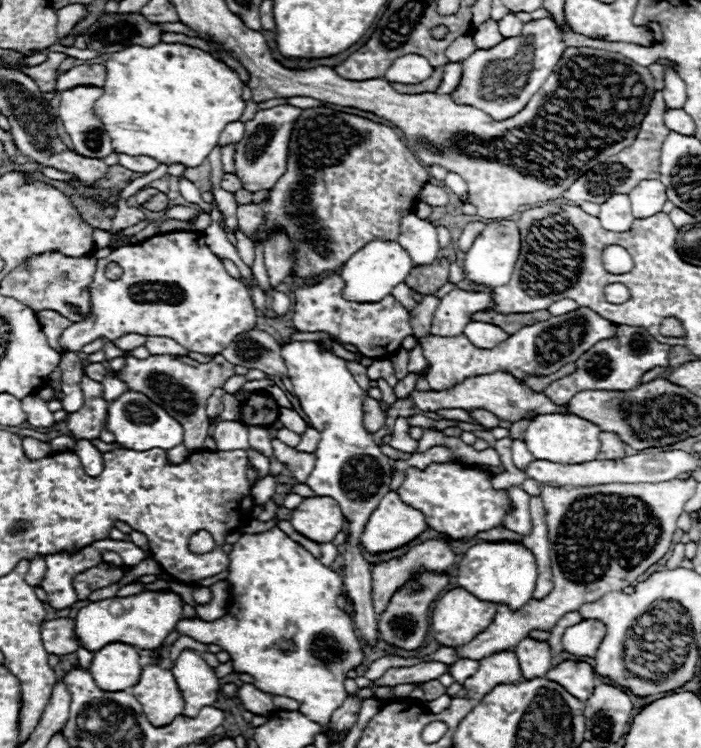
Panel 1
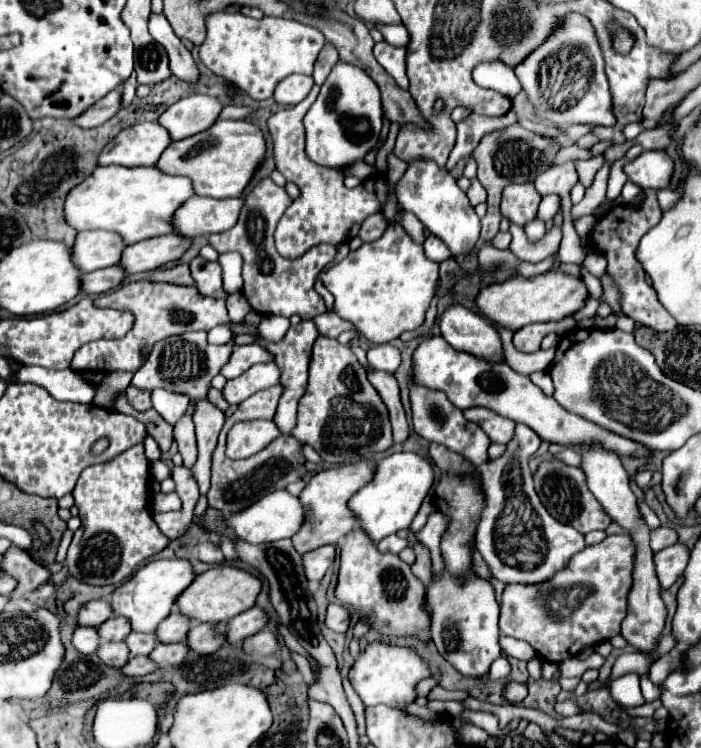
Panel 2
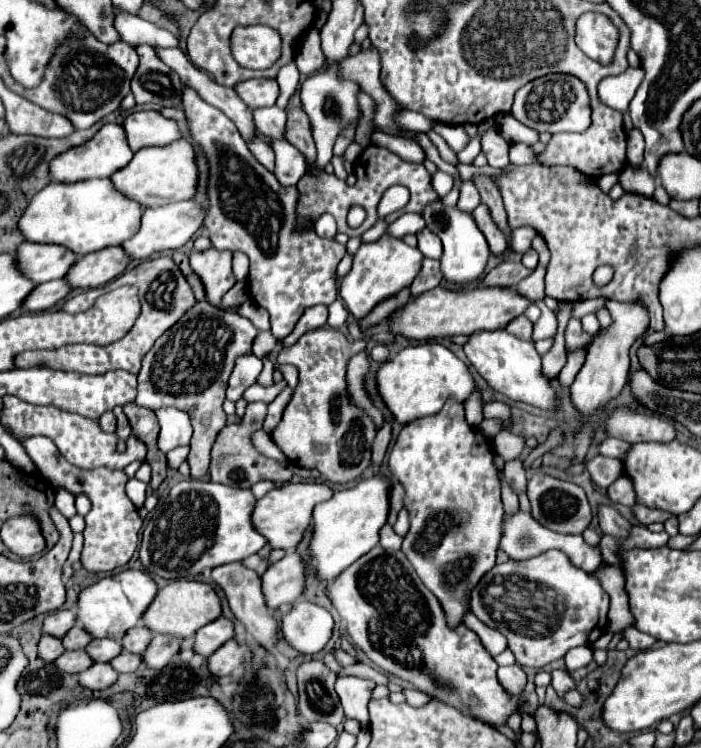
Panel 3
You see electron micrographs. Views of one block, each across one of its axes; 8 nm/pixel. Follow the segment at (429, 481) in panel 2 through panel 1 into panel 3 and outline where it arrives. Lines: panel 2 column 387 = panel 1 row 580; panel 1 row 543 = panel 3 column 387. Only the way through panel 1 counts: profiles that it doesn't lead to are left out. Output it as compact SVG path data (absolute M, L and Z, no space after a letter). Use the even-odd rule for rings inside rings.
M372 476L358 482L354 488L336 492L330 500L314 508L314 532L308 552L314 560L314 572L318 580L336 580L342 570L346 570L378 544L378 530L388 518L388 484L390 482L386 478Z

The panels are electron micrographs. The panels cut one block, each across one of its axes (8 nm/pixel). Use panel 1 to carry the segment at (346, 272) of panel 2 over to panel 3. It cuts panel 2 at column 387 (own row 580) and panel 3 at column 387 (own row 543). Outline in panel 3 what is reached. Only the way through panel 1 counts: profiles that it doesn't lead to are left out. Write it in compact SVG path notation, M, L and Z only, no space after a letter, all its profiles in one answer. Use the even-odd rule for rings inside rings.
M382 236L378 242L361 244L354 255L350 274L342 278L338 290L348 312L352 312L356 318L364 318L380 302L380 298L384 300L396 294L400 288L410 286L420 270L422 258L424 256L420 254L418 248L410 248L402 240L392 236Z

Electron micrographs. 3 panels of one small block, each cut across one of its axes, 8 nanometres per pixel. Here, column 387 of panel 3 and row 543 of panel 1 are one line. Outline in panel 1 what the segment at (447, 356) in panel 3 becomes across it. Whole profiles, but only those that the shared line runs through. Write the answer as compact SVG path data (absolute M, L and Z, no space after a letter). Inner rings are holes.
M388 492L378 504L378 510L366 522L366 530L360 538L362 546L372 552L386 552L400 548L414 540L420 532L428 528L420 510L404 504L398 492Z

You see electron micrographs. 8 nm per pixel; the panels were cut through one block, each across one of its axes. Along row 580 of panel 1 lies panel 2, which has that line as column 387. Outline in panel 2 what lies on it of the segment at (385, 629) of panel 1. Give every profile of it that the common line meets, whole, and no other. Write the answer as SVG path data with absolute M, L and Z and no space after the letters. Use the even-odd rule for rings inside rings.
M318 336L314 342L308 388L298 402L298 416L292 436L312 446L326 464L356 462L392 446L388 408L376 388L368 382L366 370L360 366L350 346L326 336Z

